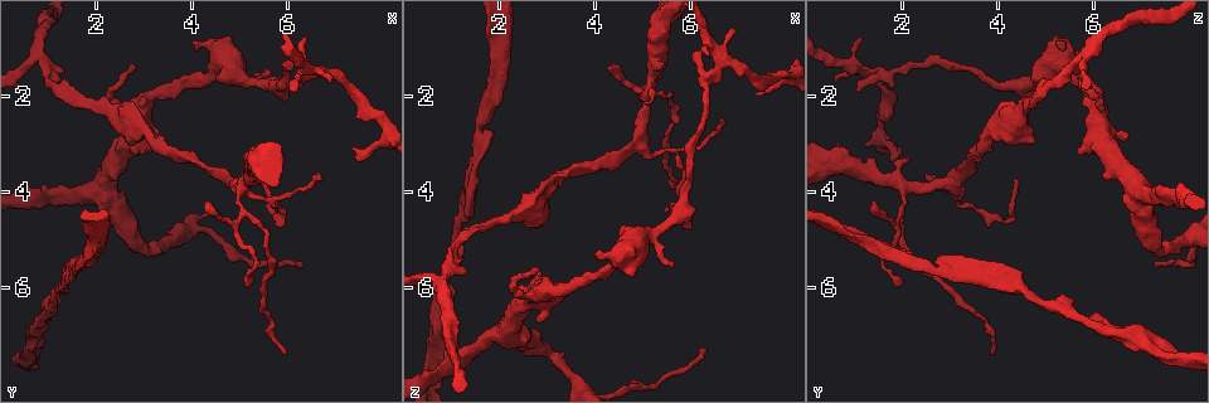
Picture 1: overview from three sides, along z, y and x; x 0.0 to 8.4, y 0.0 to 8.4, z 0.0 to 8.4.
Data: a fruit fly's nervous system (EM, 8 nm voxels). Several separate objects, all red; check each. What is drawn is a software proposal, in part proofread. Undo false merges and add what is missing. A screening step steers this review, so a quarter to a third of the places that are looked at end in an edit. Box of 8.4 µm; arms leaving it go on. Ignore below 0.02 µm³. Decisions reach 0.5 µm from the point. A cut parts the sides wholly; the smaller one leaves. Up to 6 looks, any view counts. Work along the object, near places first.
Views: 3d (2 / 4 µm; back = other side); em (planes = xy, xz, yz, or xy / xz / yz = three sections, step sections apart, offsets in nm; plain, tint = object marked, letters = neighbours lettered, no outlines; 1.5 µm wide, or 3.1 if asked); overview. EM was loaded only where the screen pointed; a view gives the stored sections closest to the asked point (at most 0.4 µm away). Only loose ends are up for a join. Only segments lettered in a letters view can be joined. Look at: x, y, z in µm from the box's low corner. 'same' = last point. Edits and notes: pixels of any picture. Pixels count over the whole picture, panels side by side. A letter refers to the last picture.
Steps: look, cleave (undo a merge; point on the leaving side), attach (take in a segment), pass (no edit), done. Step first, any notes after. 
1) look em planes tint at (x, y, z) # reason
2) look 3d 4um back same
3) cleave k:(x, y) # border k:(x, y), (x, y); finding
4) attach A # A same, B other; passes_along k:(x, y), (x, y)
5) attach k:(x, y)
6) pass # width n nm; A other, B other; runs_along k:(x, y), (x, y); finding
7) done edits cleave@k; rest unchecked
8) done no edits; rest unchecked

look 3d 4um at (5.50, 3.75, 4.35) # branch stops here

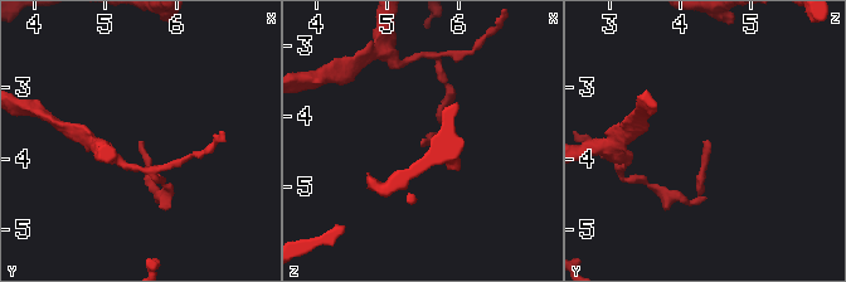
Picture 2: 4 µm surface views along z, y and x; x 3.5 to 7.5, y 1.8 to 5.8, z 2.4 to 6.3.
look em xy step 8 letters at (5.55, 3.75, 4.30)

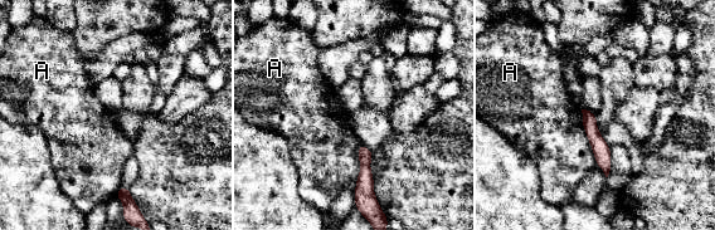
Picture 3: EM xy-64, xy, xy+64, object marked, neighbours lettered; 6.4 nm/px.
look em planes letters same # cut it another way

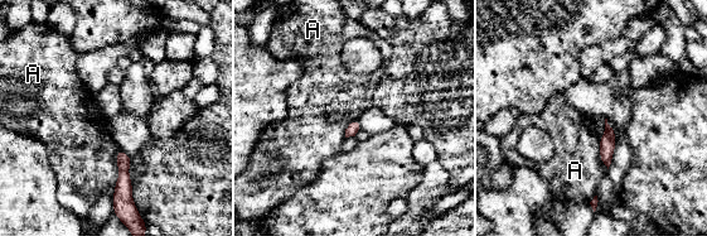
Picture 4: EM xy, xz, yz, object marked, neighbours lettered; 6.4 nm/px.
pass # A other; border 4:(120, 149), (114, 188); no lettered segment goes on from it

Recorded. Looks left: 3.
look 3d 4um at (6.65, 1.55, 1.30) # side arm on a straight run

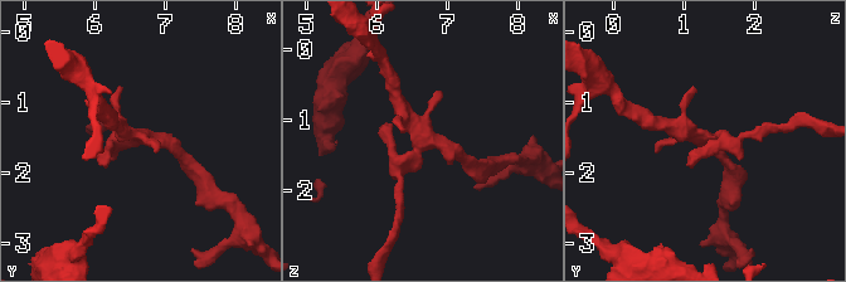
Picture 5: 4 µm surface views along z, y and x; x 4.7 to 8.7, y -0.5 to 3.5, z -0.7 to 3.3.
look em planes letters at (6.70, 1.50, 1.30)

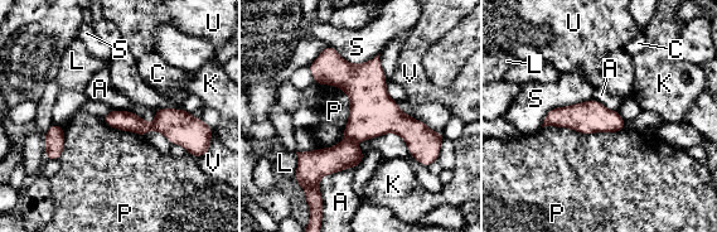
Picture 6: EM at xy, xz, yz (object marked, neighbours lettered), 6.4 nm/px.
cleave 6:(373, 112) # longest_contact P 420 nm; A other, C other, K other, L other, P other, S other, U other, V other; border 6:(345, 136), (349, 140); a second neuron is stuck on

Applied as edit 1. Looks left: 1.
done edits cleave@6; rest unchecked

